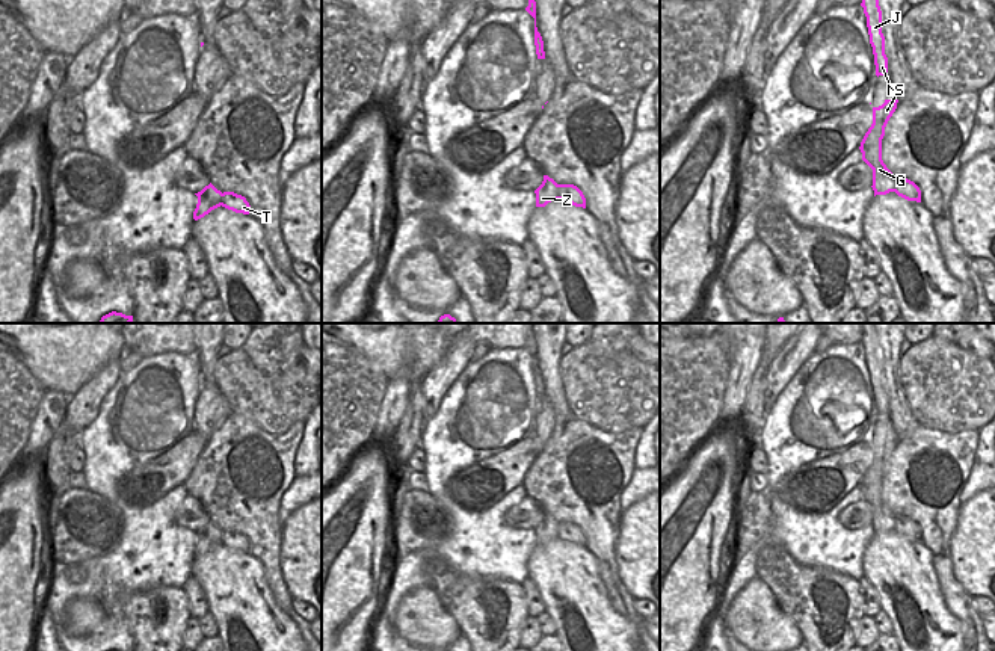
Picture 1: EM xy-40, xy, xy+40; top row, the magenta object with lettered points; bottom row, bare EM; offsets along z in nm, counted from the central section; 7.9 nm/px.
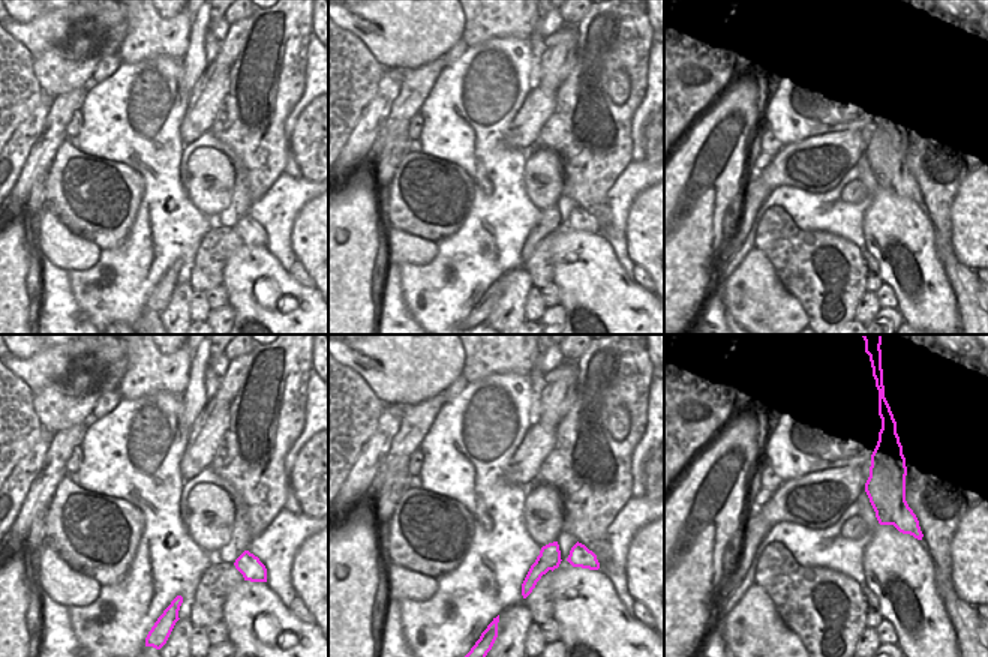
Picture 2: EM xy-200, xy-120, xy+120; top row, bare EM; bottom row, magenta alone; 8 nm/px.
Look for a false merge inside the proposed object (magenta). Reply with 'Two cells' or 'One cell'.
Two cells

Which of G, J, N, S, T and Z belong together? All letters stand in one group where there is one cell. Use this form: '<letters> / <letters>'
G J N S T / Z

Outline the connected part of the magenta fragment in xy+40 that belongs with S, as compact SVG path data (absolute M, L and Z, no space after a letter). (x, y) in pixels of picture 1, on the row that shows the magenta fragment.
M885 100L879 107L873 107L873 124L861 142L862 160L873 169L873 190L894 189L907 201L921 202L920 187L903 177L895 177L882 160L882 139L885 127L897 109L898 100Z

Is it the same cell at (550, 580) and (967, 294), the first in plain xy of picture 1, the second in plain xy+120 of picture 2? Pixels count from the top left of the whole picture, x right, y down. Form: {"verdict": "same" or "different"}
{"verdict": "different"}

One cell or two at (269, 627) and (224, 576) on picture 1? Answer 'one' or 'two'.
one

